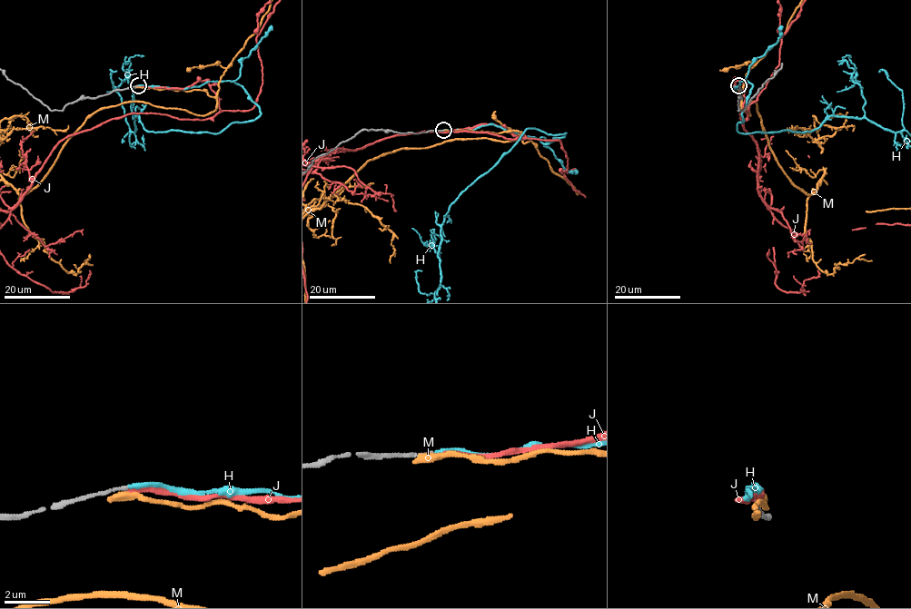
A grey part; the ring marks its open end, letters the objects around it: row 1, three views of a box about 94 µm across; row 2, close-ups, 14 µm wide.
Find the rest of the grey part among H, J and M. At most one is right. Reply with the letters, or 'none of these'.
H

